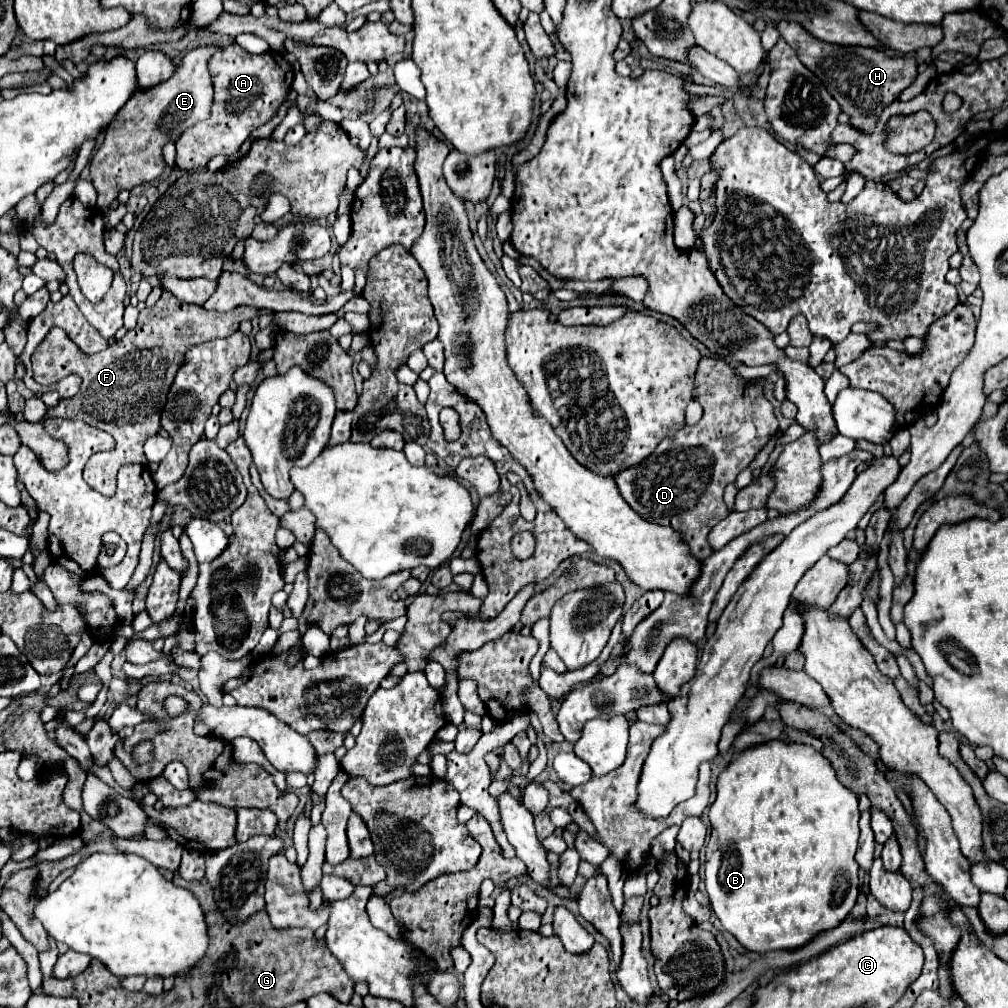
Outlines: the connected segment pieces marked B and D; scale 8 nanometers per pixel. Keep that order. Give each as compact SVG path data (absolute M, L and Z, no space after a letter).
M770 741L752 749L746 749L736 761L732 761L718 777L718 785L716 785L716 801L710 807L710 823L712 823L712 835L710 841L706 845L706 891L710 897L710 905L712 911L716 913L716 917L722 921L724 929L730 931L738 943L754 953L766 953L766 951L794 951L804 947L806 943L810 943L818 933L822 931L830 931L834 927L838 927L852 911L854 903L856 903L856 895L858 889L848 889L844 893L844 897L840 897L840 901L836 901L836 883L840 879L840 875L848 875L850 877L850 885L858 885L858 863L854 859L856 855L856 845L858 845L858 797L852 791L846 791L846 787L842 787L842 783L838 783L838 777L834 775L834 769L830 769L830 763L826 763L826 759L822 759L822 755L818 755L818 751L810 745L800 745L800 743L780 743L780 741Z
M704 357L700 361L696 373L694 399L700 401L700 405L704 407L704 419L700 419L694 427L680 429L672 439L664 439L646 461L618 471L614 475L614 481L618 485L618 491L624 495L626 503L636 513L640 513L642 519L658 525L670 525L676 531L684 533L684 541L688 543L692 555L704 561L714 551L708 543L708 533L728 515L724 505L726 485L734 483L738 473L750 465L750 461L760 449L764 449L770 437L778 431L778 421L772 413L772 405L764 399L762 383L744 381L736 377L734 369L718 357Z

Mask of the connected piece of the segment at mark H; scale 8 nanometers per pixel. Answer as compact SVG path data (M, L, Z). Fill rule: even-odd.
M794 21L778 23L780 35L798 51L800 61L814 71L824 83L828 93L838 101L842 113L850 117L850 125L862 133L872 133L884 107L894 103L898 95L910 87L918 75L916 61L912 57L890 57L884 51L870 47L840 47L810 35L802 25Z

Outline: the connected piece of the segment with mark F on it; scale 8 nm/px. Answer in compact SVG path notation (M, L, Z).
M162 291L162 297L154 307L140 311L138 325L122 339L108 345L106 351L82 355L82 351L74 347L62 329L54 327L54 331L50 331L46 343L42 343L42 347L38 347L32 355L34 381L50 385L70 373L78 373L82 377L82 387L78 395L60 399L56 407L50 407L44 419L78 419L106 431L116 441L116 447L112 451L98 453L88 461L84 479L90 483L90 487L106 497L112 497L116 491L118 469L124 463L148 463L142 445L150 435L156 435L160 431L162 407L186 351L198 343L236 333L242 321L250 321L256 315L258 311L254 307L236 307L228 313L208 311L200 305L178 301L172 293Z

